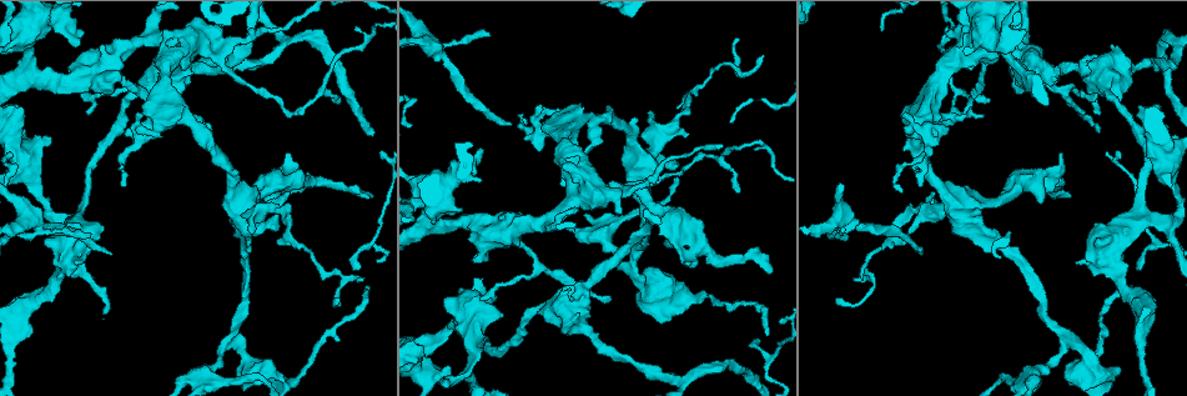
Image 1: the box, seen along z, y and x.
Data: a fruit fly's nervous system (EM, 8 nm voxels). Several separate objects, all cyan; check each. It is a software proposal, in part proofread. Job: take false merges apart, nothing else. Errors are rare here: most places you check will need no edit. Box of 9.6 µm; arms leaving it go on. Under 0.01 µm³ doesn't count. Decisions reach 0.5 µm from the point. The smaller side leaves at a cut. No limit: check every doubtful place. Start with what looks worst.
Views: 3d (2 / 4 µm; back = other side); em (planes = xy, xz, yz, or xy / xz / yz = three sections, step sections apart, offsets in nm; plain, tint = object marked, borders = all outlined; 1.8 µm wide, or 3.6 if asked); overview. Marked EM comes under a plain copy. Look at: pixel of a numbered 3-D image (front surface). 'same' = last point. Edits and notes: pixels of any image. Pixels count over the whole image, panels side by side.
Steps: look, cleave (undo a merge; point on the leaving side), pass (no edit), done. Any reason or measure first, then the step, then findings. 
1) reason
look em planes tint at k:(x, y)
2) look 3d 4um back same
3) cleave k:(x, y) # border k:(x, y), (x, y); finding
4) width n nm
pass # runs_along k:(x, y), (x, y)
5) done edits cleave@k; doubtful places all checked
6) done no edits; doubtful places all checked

four or more arms meet
look 3d 4um at 1:(842, 218)

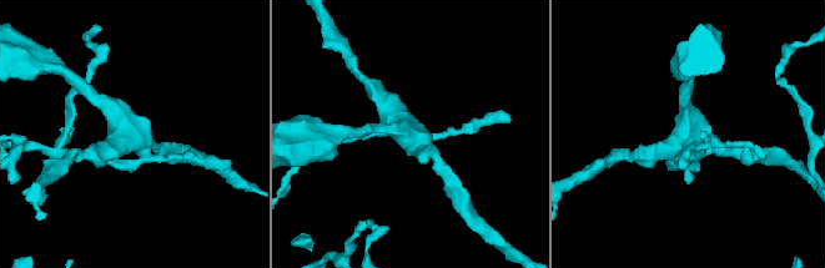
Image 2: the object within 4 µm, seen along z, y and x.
look em planes tint at 2:(127, 138)

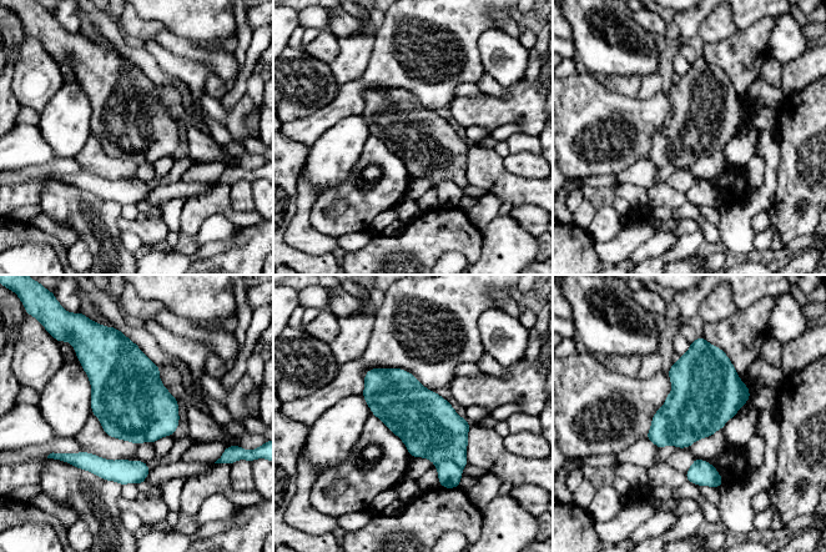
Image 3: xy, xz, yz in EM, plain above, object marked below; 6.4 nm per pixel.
cleave 3:(449, 475) # border 3:(436, 463), (452, 460), (461, 468); a second neuron is stuck on

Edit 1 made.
look 3d 2um at 1:(206, 370)

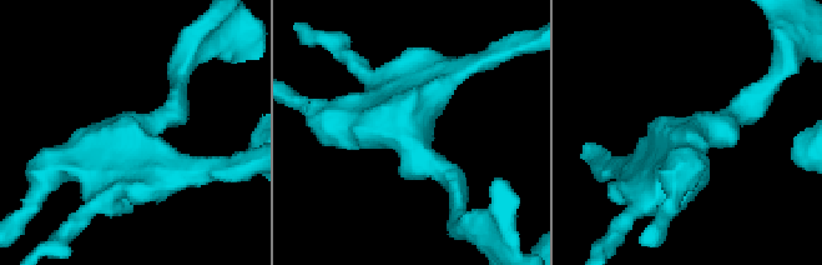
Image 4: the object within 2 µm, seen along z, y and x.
arms 4; need the tissue
look em xy step 4 tint at 4:(407, 134)

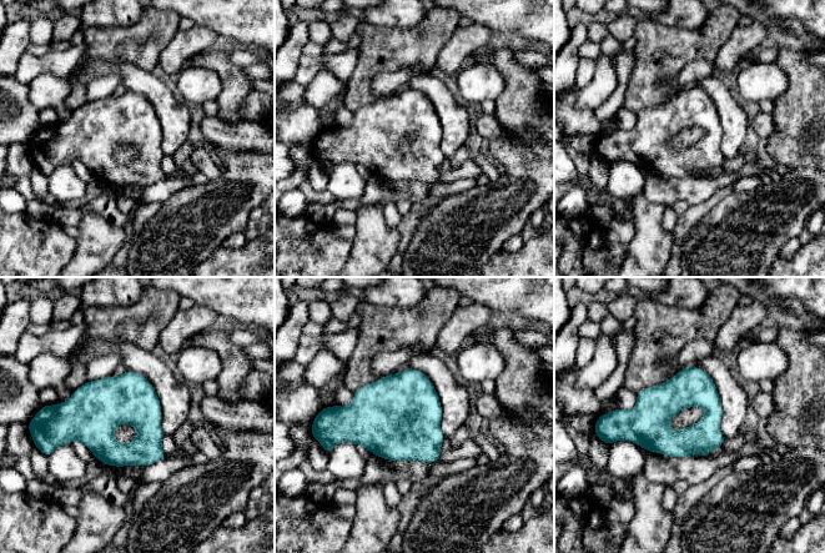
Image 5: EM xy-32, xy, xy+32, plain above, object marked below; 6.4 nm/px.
look em planes tint same

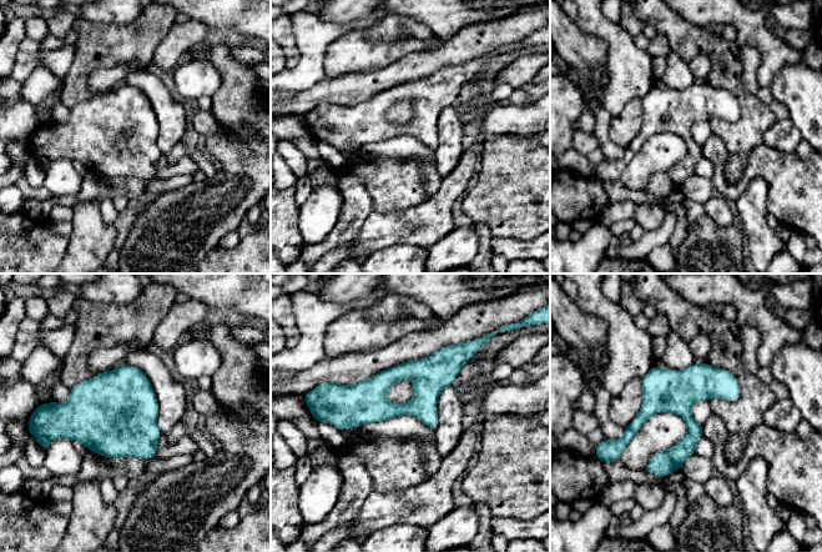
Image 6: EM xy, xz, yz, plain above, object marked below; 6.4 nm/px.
width 180 nm
pass # all the same neuron

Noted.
branch point
look em 3.6um xz step 8 tint at 1:(265, 207)

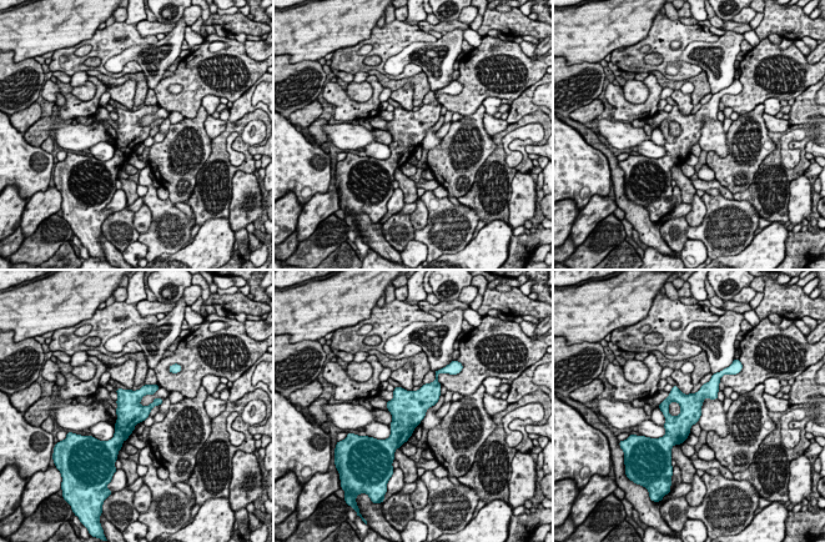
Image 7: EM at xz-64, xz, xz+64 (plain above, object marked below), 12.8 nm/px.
width 280 nm
pass # runs_along 7:(713, 381), (690, 406), (677, 441); continuous, no second neuron

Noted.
done edits cleave@3; doubtful places all checked

